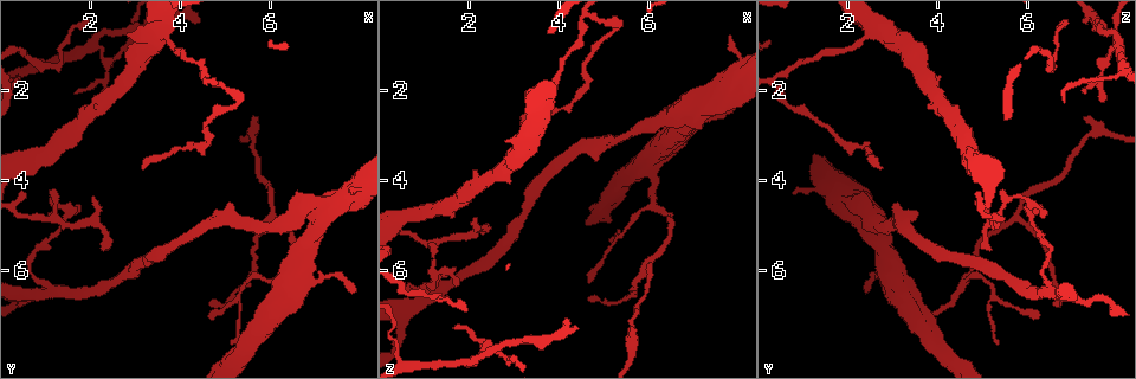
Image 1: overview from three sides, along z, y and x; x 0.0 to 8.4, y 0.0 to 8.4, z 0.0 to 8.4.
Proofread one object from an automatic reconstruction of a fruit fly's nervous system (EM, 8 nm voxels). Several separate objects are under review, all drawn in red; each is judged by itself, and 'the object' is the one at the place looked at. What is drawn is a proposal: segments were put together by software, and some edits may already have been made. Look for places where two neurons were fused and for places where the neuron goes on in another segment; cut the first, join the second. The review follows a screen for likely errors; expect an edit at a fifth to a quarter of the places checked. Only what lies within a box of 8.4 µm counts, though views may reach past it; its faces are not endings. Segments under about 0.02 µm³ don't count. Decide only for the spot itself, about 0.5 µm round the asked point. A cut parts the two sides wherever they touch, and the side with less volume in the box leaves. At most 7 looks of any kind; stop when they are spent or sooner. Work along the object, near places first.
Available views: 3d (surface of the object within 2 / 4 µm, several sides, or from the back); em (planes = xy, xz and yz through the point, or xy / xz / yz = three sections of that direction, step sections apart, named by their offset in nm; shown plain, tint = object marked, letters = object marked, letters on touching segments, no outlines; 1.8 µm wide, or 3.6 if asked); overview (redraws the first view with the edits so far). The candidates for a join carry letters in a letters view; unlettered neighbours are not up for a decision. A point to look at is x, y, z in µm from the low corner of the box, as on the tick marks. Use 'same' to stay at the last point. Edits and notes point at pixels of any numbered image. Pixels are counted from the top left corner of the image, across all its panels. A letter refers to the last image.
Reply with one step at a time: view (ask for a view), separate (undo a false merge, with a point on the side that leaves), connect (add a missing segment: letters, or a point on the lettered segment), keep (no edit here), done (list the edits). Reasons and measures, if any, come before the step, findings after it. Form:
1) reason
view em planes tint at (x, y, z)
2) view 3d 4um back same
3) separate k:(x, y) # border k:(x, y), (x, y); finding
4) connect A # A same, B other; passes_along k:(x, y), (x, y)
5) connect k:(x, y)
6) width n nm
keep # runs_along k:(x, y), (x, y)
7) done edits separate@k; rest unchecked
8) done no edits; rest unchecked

view em yz step 16 letters at (2.40, 1.40, 7.70)

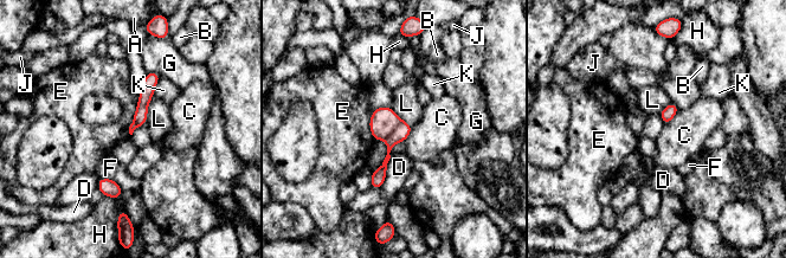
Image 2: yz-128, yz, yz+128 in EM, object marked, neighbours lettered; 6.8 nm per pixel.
separate 2:(403, 130) # A other, B other, C other, D other, E other, F other, G other, H other, J other, K other, L other; border 2:(403, 121), (386, 140); two neurons meet here

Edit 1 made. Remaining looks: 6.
tapers out
view em planes letters at (2.20, 4.50, 4.80)

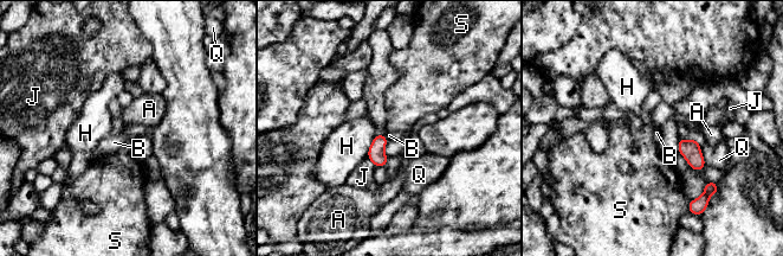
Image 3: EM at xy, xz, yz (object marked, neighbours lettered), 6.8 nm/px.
keep # A other, B other, H other, J other, Q other, S other; border 3:(382, 134), (388, 140); none of them fits

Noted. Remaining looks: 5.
view 3d 2um at (7.80, 6.55, 2.45)

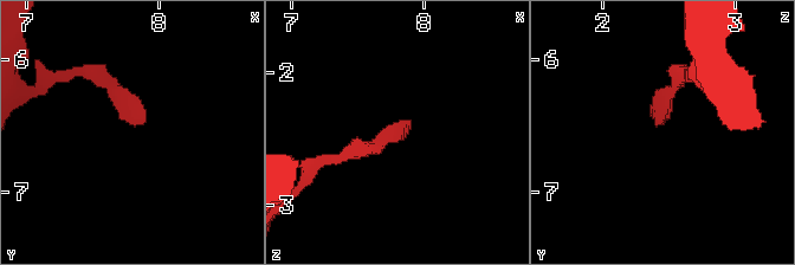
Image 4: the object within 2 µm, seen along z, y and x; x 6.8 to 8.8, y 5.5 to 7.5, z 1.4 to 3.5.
view em xy step 16 tint at (7.86, 6.50, 2.42)

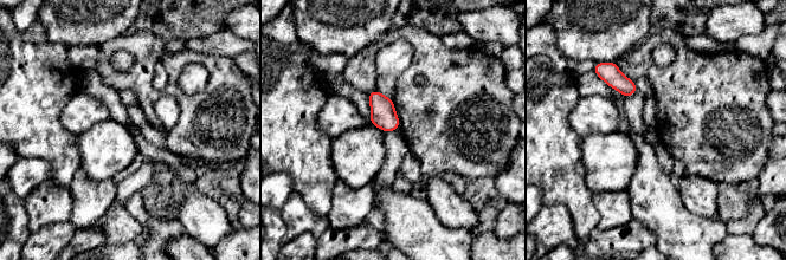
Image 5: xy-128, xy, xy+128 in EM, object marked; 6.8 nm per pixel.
view em planes letters same

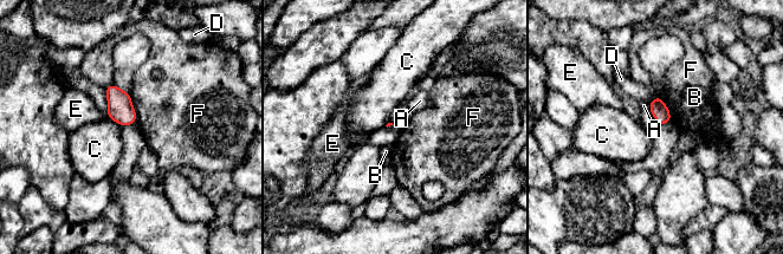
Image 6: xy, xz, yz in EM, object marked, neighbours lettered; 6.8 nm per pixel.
keep # A other, B other, C other, D other, E other, F other; border 6:(128, 92), (136, 122); none of them fits

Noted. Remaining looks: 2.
done edits separate@2; rest unchecked

